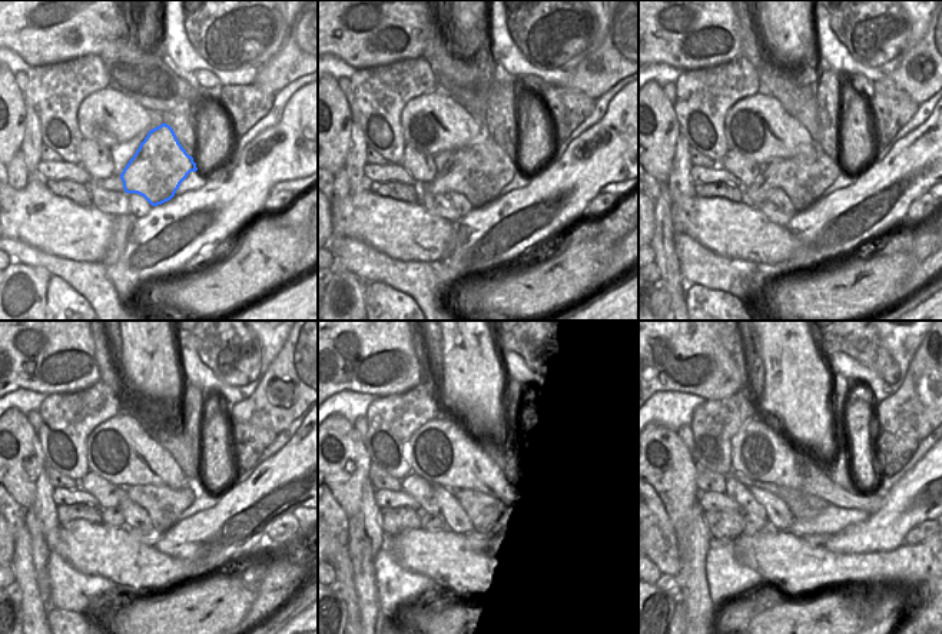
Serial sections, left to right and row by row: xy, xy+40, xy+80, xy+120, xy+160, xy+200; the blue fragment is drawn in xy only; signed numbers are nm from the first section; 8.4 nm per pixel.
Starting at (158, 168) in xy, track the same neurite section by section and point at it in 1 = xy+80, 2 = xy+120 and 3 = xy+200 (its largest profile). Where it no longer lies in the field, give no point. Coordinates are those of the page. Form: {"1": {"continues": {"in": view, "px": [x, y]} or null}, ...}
{"1": {"continues": {"in": "xy+80", "px": [803, 179]}}, "2": {"continues": {"in": "xy+120", "px": [163, 504]}}, "3": {"continues": {"in": "xy+200", "px": [752, 524]}}}

